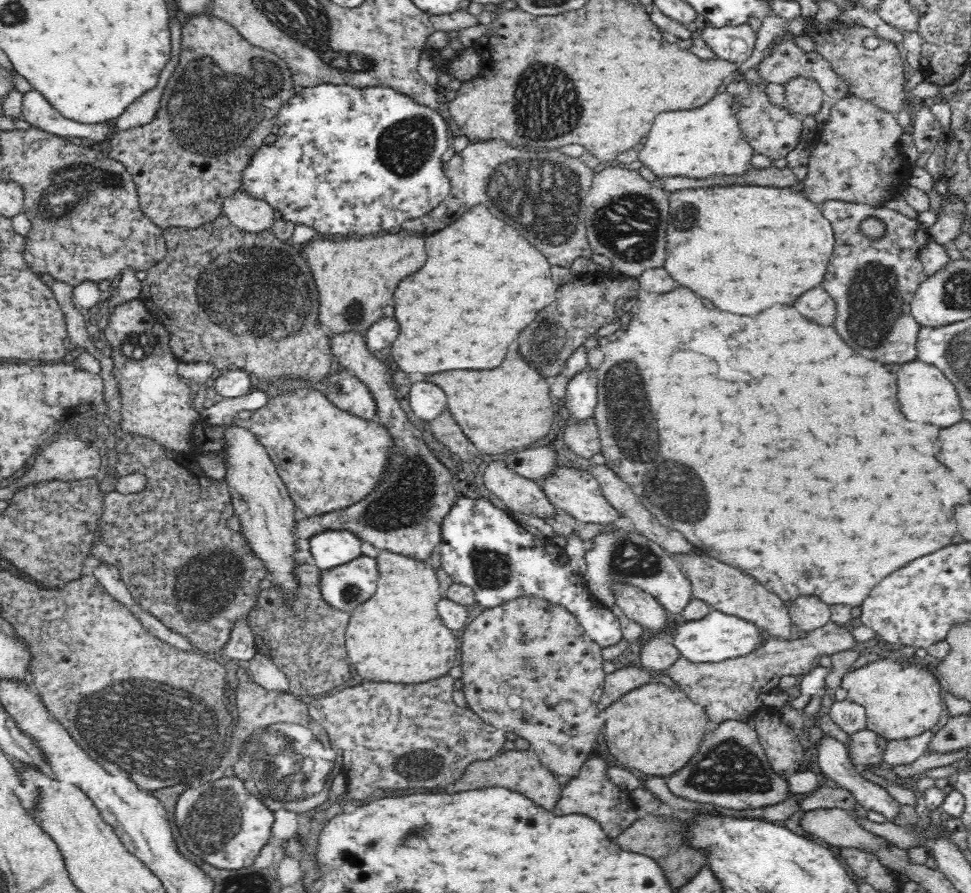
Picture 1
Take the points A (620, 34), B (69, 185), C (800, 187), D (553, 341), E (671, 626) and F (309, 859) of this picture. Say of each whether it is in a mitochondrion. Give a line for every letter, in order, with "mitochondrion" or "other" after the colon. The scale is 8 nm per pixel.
A: other
B: mitochondrion
C: other
D: mitochondrion
E: other
F: other

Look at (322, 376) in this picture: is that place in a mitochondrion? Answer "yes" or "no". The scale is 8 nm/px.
no

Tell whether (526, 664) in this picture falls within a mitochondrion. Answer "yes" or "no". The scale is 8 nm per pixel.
yes

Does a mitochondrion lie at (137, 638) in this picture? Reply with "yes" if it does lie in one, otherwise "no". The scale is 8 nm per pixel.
no

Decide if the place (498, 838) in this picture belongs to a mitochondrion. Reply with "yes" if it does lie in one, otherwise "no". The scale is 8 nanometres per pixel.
no

